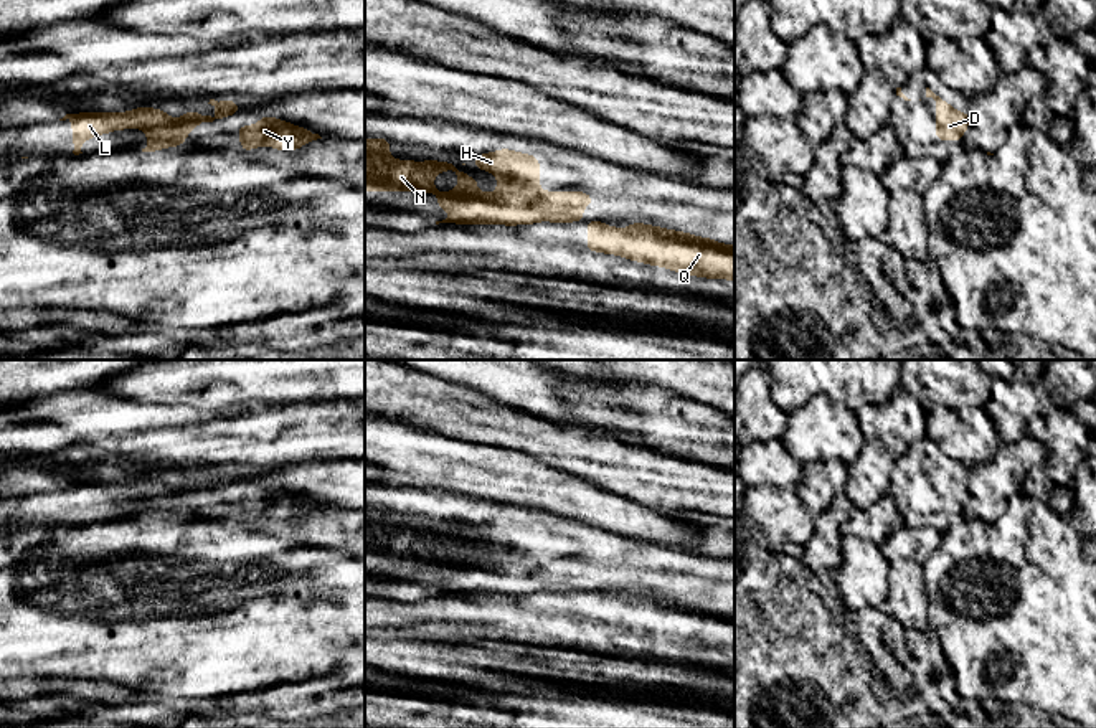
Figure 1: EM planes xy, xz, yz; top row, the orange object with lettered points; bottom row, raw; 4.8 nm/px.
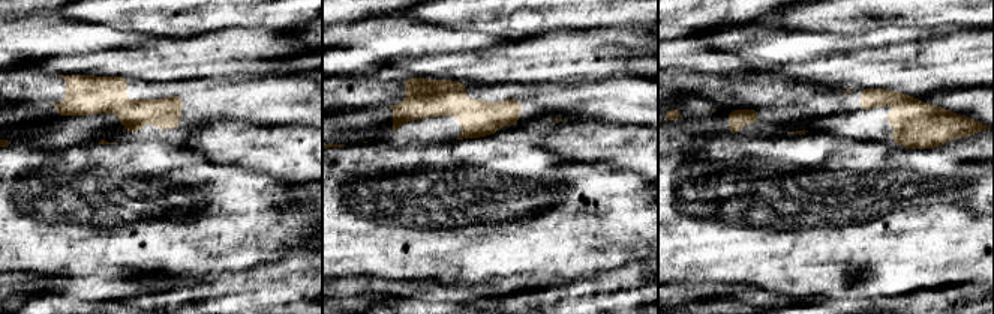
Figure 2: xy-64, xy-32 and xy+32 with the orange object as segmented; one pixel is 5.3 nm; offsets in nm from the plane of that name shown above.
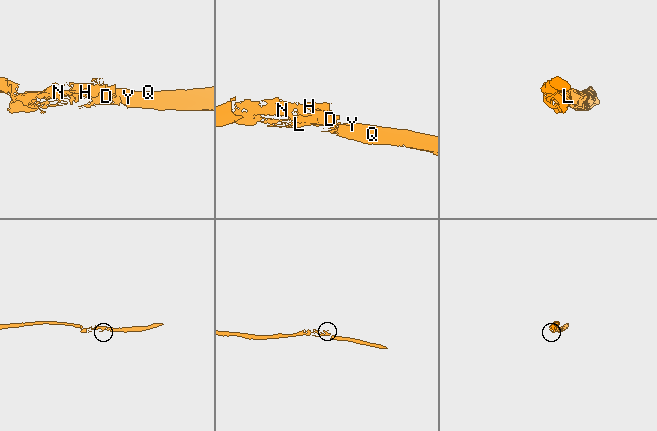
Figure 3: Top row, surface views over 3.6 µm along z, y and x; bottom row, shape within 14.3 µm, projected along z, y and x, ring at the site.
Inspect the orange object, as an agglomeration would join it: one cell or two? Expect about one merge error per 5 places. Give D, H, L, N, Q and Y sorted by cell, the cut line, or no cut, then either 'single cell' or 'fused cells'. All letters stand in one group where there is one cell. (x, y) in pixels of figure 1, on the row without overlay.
D H L N / Q Y | xy (185, 482), (197, 484) | fused cells

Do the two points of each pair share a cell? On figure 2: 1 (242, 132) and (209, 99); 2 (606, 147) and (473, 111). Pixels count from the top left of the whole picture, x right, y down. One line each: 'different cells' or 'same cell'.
1: different cells
2: different cells

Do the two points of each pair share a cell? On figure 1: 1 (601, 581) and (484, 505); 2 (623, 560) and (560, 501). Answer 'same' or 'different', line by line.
1: same
2: different

